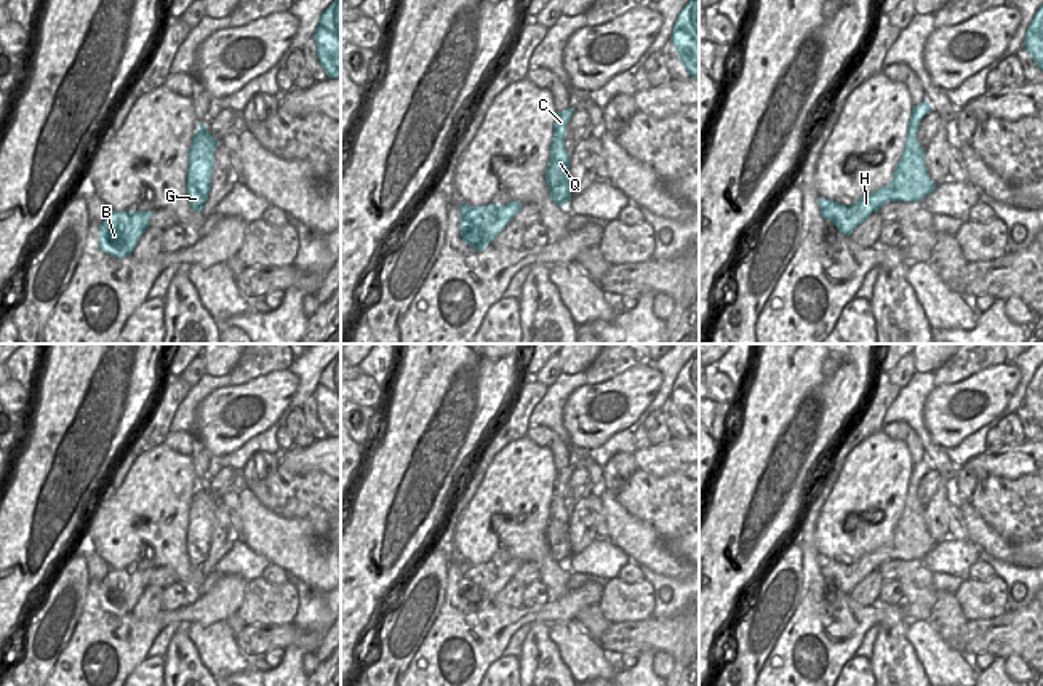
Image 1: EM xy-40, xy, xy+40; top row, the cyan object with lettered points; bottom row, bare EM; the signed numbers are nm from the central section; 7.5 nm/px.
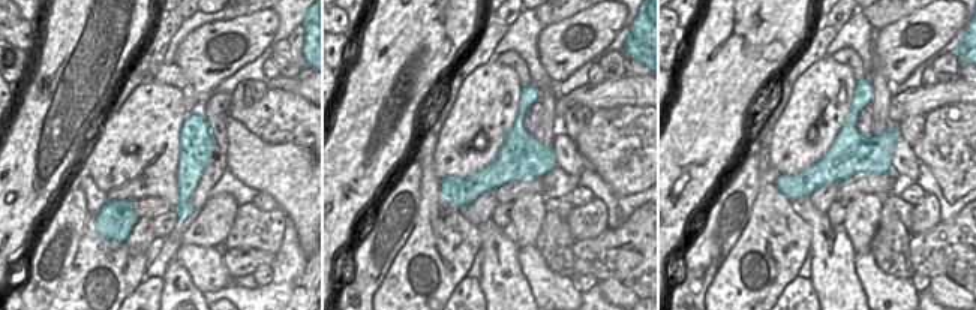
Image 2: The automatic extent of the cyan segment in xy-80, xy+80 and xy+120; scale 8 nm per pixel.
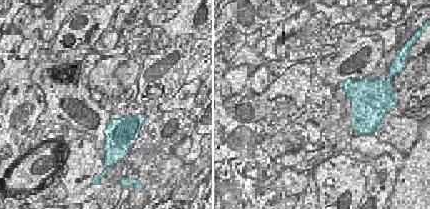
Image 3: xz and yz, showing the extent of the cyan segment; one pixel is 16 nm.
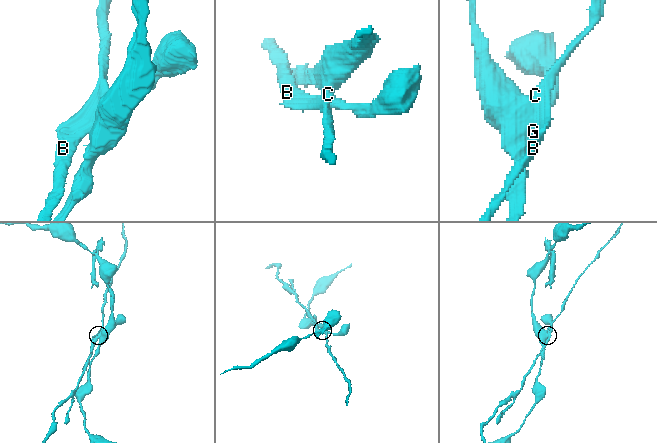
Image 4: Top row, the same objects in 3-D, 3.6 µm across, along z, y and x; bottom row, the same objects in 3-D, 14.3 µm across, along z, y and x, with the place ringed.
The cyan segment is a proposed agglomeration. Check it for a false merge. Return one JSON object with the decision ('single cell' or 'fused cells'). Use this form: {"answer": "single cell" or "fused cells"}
{"answer": "fused cells"}

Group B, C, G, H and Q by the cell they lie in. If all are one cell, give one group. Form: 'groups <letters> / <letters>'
groups B C H / G Q

